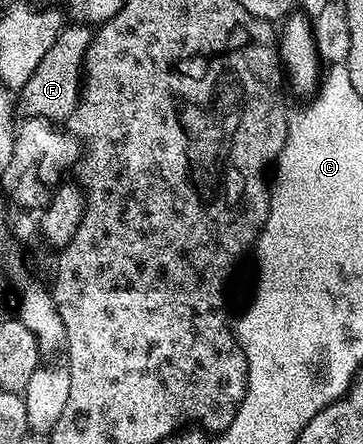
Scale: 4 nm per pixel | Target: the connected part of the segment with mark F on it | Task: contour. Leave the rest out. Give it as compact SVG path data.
M86 25L74 26L78 27L63 26L52 49L48 49L48 53L44 53L44 61L40 61L40 65L36 65L36 73L32 73L32 77L28 77L28 81L17 92L16 107L21 114L23 111L26 119L62 121L77 105L80 88L84 82L86 51L90 47L92 31Z

